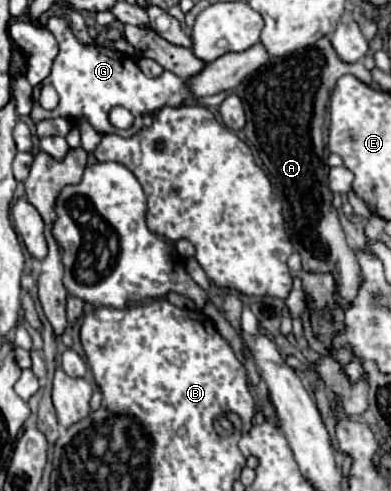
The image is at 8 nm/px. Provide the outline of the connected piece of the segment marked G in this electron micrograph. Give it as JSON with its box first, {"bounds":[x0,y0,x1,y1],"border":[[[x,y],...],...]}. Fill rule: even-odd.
{"bounds":[30,16,192,138],"border":[[[52,16],[46,22],[46,28],[54,34],[58,40],[60,52],[52,64],[50,76],[44,78],[44,84],[52,84],[60,96],[60,104],[56,110],[48,112],[42,106],[38,106],[38,94],[40,88],[34,88],[34,108],[30,112],[32,122],[40,122],[46,118],[66,118],[66,120],[86,120],[98,134],[118,134],[124,138],[134,136],[142,130],[142,116],[154,110],[160,110],[162,106],[182,106],[184,100],[192,98],[190,88],[186,86],[186,80],[178,78],[172,72],[164,72],[158,78],[148,78],[138,68],[136,60],[122,60],[124,54],[98,46],[98,44],[80,44],[70,28],[70,22],[64,16]],[[114,106],[128,108],[136,122],[128,130],[118,130],[108,122],[108,112]]]}

